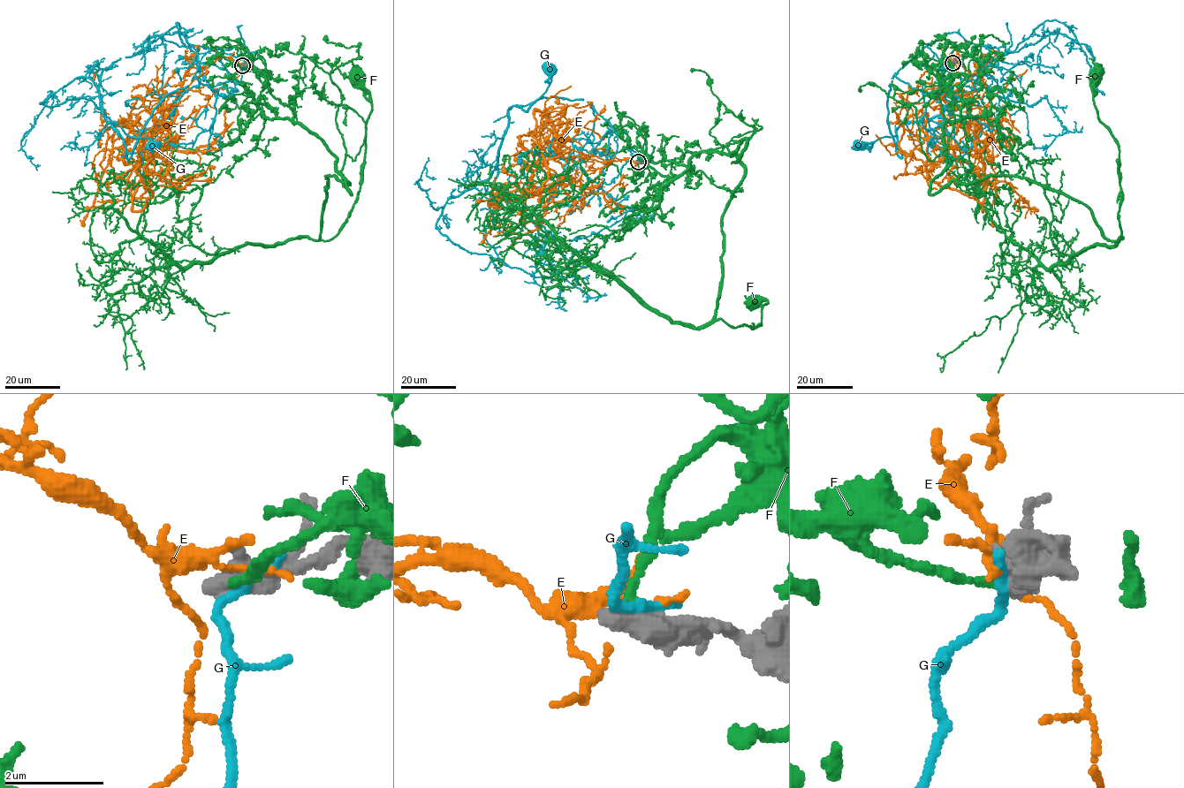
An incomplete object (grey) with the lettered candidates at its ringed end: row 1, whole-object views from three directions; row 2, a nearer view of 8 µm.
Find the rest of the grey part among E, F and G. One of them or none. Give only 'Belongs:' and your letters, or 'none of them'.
Belongs: F

